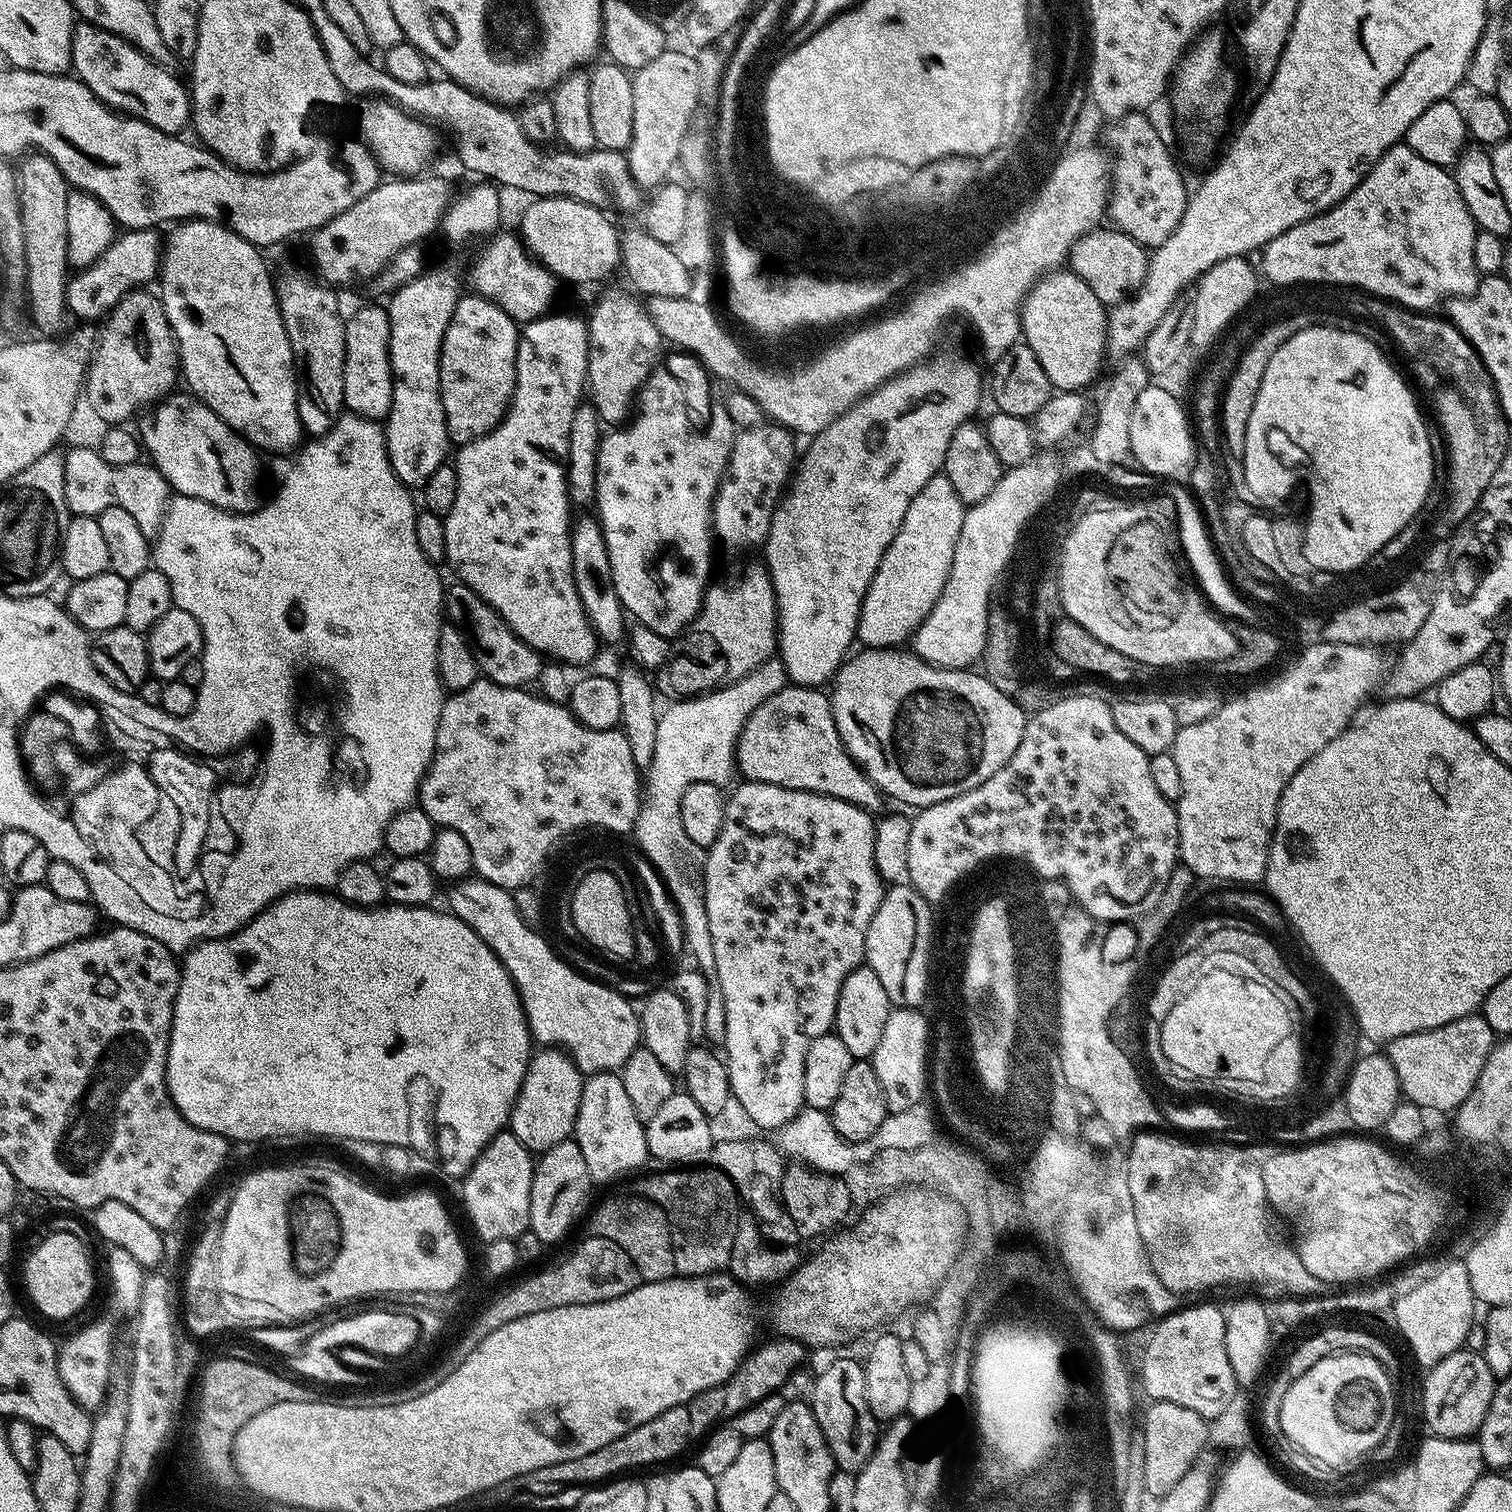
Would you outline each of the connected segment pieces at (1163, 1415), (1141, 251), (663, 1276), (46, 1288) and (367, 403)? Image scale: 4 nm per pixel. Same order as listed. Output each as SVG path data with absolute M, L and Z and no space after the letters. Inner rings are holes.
M1155 1401L1148 1404L1142 1427L1145 1434L1145 1484L1154 1497L1162 1497L1201 1459L1204 1443L1209 1443L1209 1421L1186 1406L1174 1402Z
M1101 226L1093 232L1082 234L1082 238L1074 242L1074 246L1068 251L1066 264L1074 275L1082 278L1086 286L1090 286L1090 290L1094 290L1094 294L1103 304L1115 306L1135 296L1144 285L1149 255L1149 249L1134 242L1130 234L1120 231L1115 226Z
M635 1194L612 1196L604 1200L588 1216L587 1235L606 1238L614 1246L622 1246L630 1254L630 1262L638 1270L641 1281L669 1280L677 1275L672 1249L672 1231L666 1214L654 1202Z
M52 1230L43 1237L40 1245L31 1249L31 1251L27 1253L29 1256L28 1261L26 1261L24 1264L24 1284L26 1287L28 1287L28 1296L30 1299L32 1299L33 1306L36 1307L42 1315L49 1316L49 1318L52 1320L68 1320L71 1318L71 1316L78 1315L79 1312L82 1311L83 1308L86 1307L92 1300L92 1291L94 1291L96 1288L96 1276L94 1273L92 1273L92 1256L90 1253L88 1253L88 1248L83 1243L85 1243L85 1241L81 1239L81 1237L75 1236L72 1233L55 1232Z
M360 308L353 316L347 317L346 326L346 362L344 363L344 406L355 416L365 416L377 422L387 417L392 405L392 362L388 355L388 344L392 326L388 313L381 308Z

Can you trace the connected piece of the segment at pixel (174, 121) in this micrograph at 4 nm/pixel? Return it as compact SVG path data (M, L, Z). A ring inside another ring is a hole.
M87 22L77 23L73 34L72 34L72 68L74 69L75 75L84 83L93 94L100 99L103 104L108 105L109 108L117 111L125 113L129 116L136 116L140 120L144 120L150 126L154 126L158 130L162 130L163 132L171 132L173 134L183 133L183 128L186 129L190 124L190 92L187 87L184 88L180 85L180 80L176 76L171 76L168 73L169 69L165 67L165 65L156 63L155 60L152 60L148 56L144 55L144 53L137 50L137 48L133 48L132 43L129 40L123 40L120 36L116 36L113 32L107 32L106 30L102 30L98 26L94 26L93 24L89 24Z

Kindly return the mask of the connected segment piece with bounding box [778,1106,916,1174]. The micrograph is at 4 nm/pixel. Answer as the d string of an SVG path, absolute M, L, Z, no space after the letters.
M910 1106L910 1110L912 1116L904 1116L901 1112L891 1113L890 1118L885 1120L884 1126L877 1130L870 1142L852 1144L844 1140L838 1134L838 1130L834 1130L832 1117L825 1109L805 1107L789 1124L779 1129L778 1147L785 1157L795 1158L820 1172L847 1174L855 1164L865 1164L870 1160L872 1144L879 1146L882 1142L894 1142L897 1146L902 1146L905 1138L914 1136L914 1126L916 1126L914 1106Z

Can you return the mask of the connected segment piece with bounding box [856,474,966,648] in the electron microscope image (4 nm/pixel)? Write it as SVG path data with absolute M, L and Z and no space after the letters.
M938 474L918 490L918 494L910 502L910 510L906 510L906 518L902 518L902 526L898 534L894 534L894 542L882 554L882 562L870 582L870 590L866 590L866 598L862 602L860 621L856 627L856 640L864 648L890 648L900 646L915 633L916 627L925 620L938 598L942 594L942 586L946 586L946 578L950 574L950 566L954 562L954 546L958 542L958 534L962 530L966 506L958 498L958 490L950 486L950 478Z

